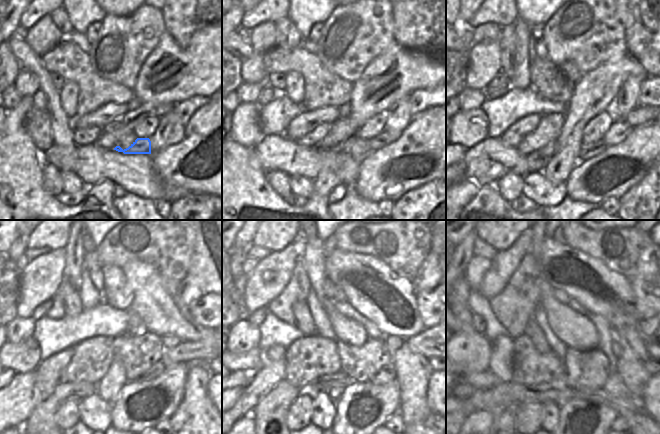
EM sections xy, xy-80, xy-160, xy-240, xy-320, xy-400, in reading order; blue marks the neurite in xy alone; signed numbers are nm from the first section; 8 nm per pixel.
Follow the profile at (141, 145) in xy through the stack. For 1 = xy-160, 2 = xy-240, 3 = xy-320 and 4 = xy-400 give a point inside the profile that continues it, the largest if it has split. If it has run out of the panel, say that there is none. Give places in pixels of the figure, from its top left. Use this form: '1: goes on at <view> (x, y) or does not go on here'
1: goes on at xy-160 (619, 130)
2: goes on at xy-240 (187, 351)
3: goes on at xy-320 (425, 343)
4: goes on at xy-400 (649, 340)

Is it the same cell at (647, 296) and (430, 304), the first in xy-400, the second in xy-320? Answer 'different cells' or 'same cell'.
same cell

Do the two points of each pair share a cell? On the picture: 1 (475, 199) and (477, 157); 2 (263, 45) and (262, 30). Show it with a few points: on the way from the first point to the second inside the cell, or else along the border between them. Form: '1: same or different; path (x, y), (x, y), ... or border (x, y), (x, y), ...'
1: different; border (456, 181), (471, 178), (478, 183), (494, 184)
2: same; path (263, 41), (263, 34)

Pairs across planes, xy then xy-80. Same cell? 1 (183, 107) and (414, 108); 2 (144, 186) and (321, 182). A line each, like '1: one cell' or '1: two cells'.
1: one cell
2: two cells

